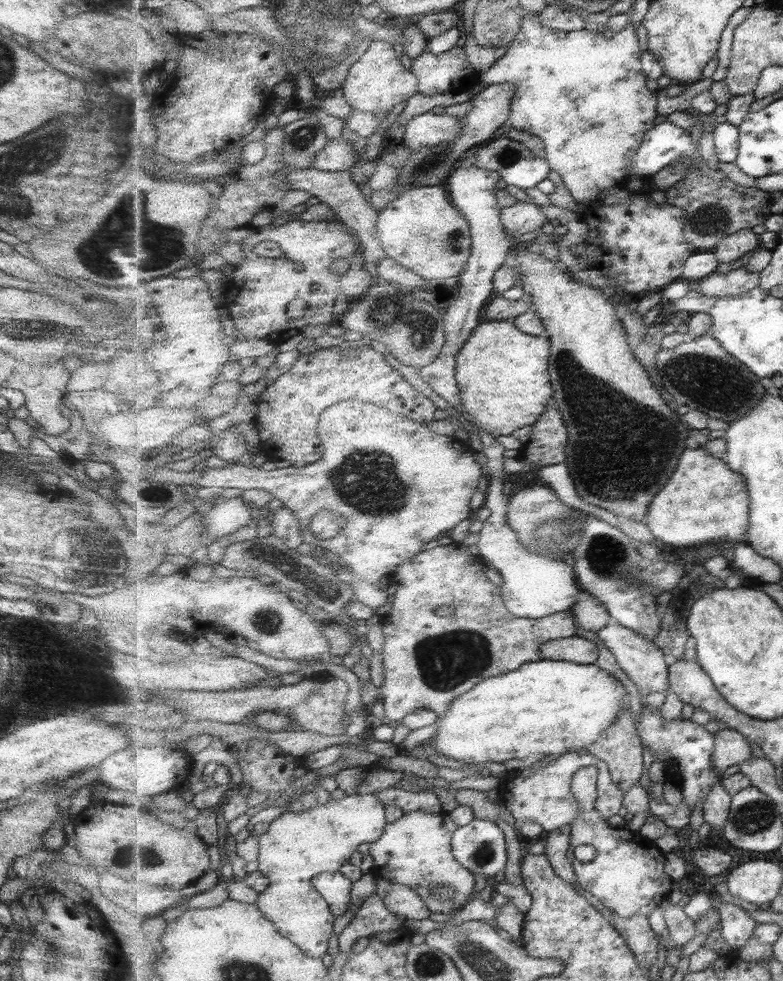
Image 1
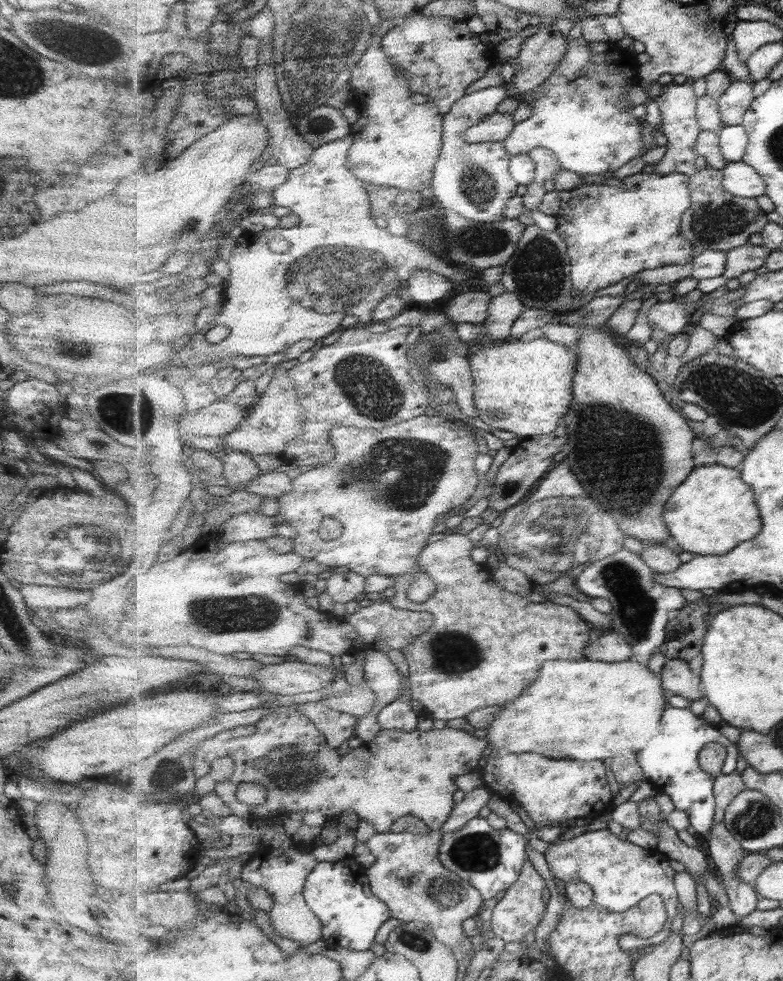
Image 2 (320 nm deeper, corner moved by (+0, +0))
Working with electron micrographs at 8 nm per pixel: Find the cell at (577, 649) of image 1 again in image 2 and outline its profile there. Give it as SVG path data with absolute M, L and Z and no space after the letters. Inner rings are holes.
M608 631L603 637L592 638L585 649L585 659L601 662L626 662L633 658L633 648L627 638L617 631Z

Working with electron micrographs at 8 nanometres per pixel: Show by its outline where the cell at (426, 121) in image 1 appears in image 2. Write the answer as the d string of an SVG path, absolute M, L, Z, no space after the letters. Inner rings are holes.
M496 112L483 122L472 126L464 133L466 141L480 143L487 141L504 142L515 128L515 118L507 113Z

